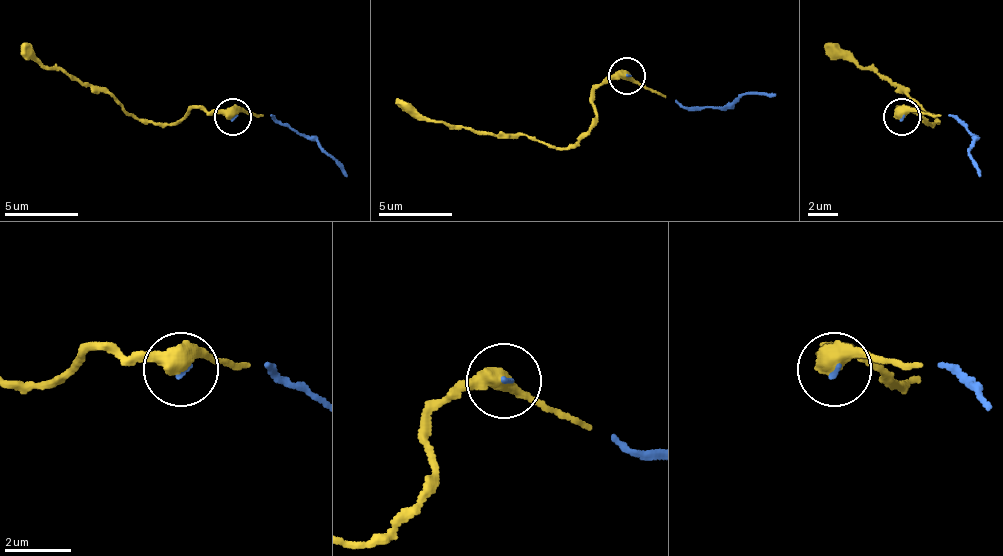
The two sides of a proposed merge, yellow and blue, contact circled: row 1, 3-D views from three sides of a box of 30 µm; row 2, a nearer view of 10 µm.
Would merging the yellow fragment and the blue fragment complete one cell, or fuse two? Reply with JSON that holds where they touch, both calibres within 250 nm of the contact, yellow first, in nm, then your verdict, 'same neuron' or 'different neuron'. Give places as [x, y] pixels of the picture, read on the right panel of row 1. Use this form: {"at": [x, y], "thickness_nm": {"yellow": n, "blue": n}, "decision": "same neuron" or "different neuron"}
{"at": [902, 117], "thickness_nm": {"yellow": 460, "blue": 90}, "decision": "same neuron"}

